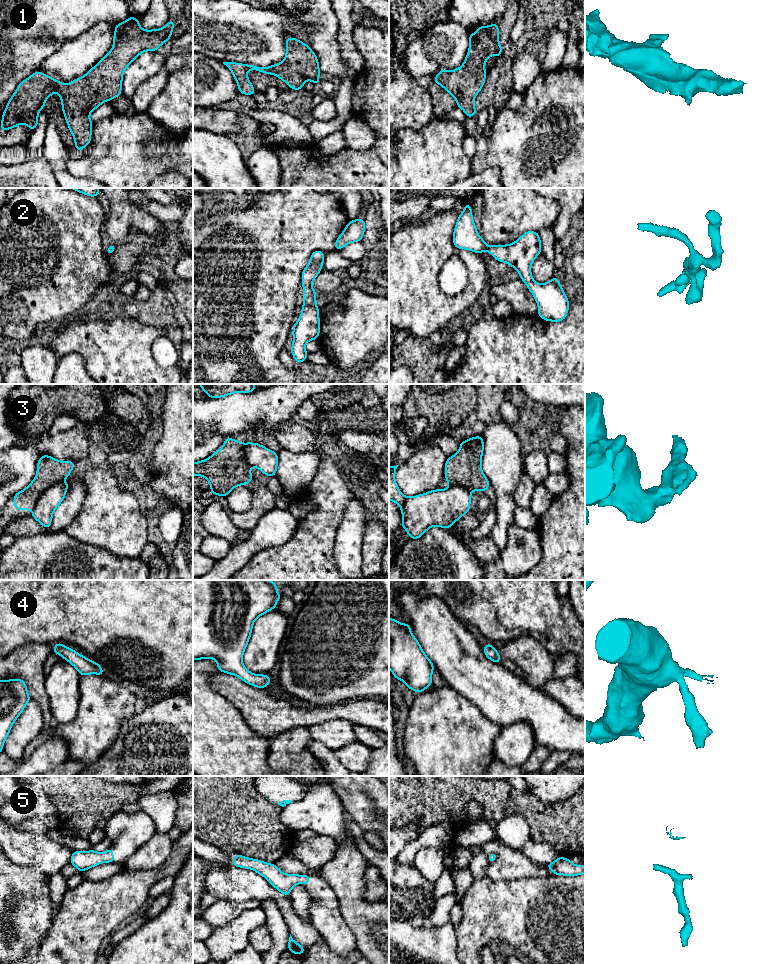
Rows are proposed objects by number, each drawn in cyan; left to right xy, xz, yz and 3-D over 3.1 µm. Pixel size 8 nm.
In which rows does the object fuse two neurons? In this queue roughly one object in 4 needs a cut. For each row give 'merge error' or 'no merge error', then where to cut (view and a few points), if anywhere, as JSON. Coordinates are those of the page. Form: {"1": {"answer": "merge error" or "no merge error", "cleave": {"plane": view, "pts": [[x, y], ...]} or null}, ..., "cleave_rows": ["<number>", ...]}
{"1": {"answer": "no merge error", "cleave": null}, "2": {"answer": "no merge error", "cleave": null}, "3": {"answer": "merge error", "cleave": {"plane": "xy", "pts": [[61, 480], [50, 485], [42, 493], [32, 509]]}}, "4": {"answer": "no merge error", "cleave": null}, "5": {"answer": "no merge error", "cleave": null}, "cleave_rows": ["3"]}

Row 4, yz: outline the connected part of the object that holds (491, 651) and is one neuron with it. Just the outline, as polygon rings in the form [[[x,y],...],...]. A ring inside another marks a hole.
[[[487,643],[487,645],[483,647],[483,650],[488,659],[494,663],[500,663],[501,656],[498,654],[497,649],[495,649],[491,643]]]

